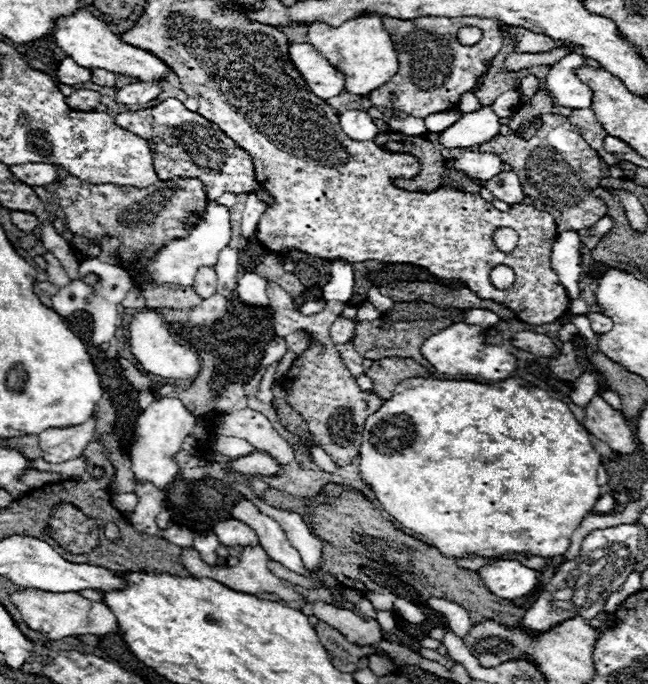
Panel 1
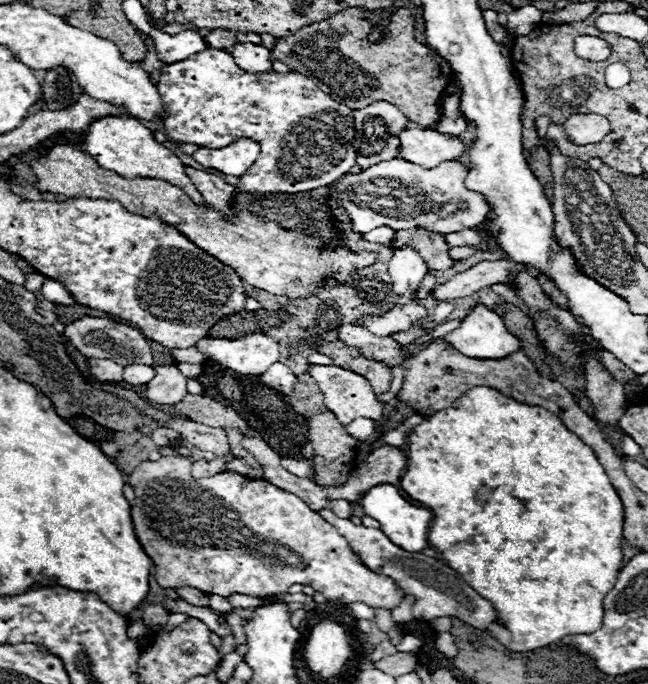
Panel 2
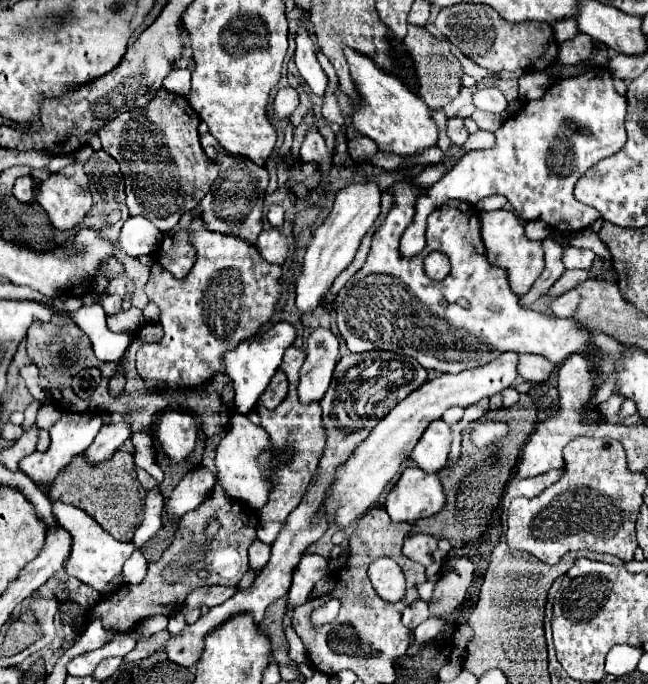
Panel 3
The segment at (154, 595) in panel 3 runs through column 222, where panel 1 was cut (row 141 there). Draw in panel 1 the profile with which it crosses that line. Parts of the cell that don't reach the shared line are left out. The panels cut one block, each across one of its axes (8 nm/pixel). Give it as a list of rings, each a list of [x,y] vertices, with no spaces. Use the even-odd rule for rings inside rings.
[[[544,88],[532,96],[532,104],[520,104],[516,116],[508,122],[512,130],[518,130],[522,124],[532,122],[536,116],[542,118],[542,128],[530,140],[524,140],[516,134],[496,136],[494,140],[478,146],[480,152],[498,154],[498,158],[508,164],[518,178],[522,180],[524,194],[532,198],[534,208],[550,212],[554,216],[558,234],[566,230],[582,230],[596,224],[606,216],[606,204],[600,198],[592,196],[592,190],[598,188],[602,180],[602,160],[586,144],[580,132],[568,122],[566,116],[550,116],[546,108],[552,108],[552,100]]]

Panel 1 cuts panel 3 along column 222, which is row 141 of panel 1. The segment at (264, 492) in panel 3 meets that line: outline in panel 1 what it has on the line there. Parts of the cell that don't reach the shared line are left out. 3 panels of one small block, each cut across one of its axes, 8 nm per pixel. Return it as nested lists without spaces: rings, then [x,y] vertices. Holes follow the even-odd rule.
[[[490,108],[464,114],[450,128],[440,132],[438,142],[444,148],[472,148],[490,142],[500,134],[500,120]]]

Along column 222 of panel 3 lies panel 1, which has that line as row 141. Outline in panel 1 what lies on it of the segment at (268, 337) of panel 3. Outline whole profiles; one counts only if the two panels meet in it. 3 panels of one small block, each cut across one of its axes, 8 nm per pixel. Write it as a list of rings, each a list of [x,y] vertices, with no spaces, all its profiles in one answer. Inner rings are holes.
[[[348,110],[348,112],[340,114],[340,126],[346,132],[346,136],[350,136],[352,140],[366,142],[366,140],[376,138],[376,126],[367,112]]]

